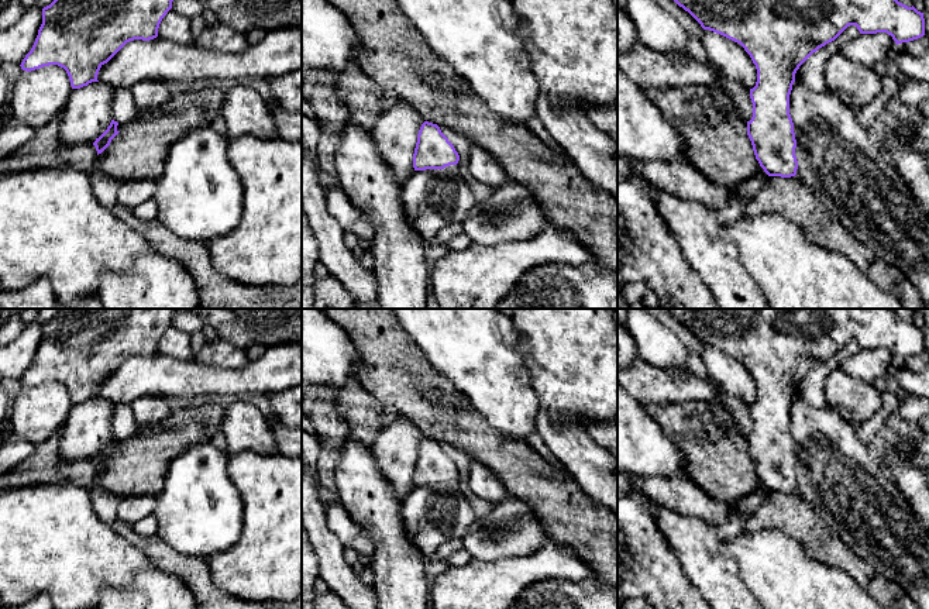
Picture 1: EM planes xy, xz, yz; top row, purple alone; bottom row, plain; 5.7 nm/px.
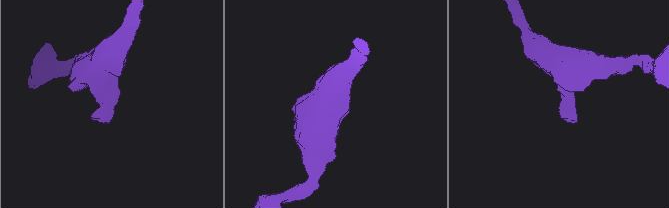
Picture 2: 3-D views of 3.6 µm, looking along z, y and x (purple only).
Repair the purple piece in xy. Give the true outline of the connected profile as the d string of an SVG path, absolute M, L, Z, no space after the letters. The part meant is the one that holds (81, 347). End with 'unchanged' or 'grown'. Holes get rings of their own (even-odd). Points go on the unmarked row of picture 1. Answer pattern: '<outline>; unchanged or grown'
M58 309L58 313L42 324L38 351L20 382L31 388L58 381L66 386L72 405L99 398L100 383L127 358L158 352L159 340L172 324L173 314L175 309Z; unchanged

